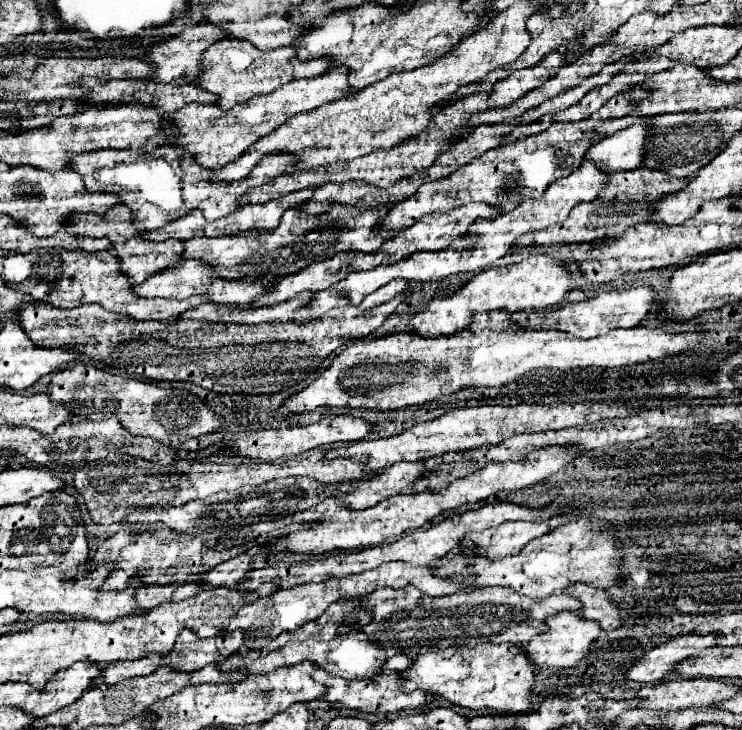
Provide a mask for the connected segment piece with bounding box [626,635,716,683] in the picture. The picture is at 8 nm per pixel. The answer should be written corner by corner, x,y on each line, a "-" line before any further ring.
682,635
682,637
674,637
654,649
650,649
636,665
632,665
626,671
626,677
630,681
640,681
640,683
654,683
654,681
662,681
668,671
672,671
672,667
680,661
686,659
688,655
694,655
700,649
706,647
714,647
716,645
716,637
714,635

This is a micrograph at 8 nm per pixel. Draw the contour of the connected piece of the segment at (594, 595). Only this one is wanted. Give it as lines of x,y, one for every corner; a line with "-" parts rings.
574,583
574,585
566,587
564,593
568,593
570,597
574,597
578,601
582,601
582,607
578,609
578,615
582,619
598,621
604,631
612,631
620,625
618,607
610,599
604,597
604,589

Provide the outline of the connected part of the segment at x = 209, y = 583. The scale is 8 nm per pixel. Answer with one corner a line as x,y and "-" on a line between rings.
238,555
234,559
228,559
228,561
216,565
208,573
202,573
200,583
204,587
228,587
228,589
234,589
236,581
240,581
246,575
246,571
250,569
250,563
252,563
250,555

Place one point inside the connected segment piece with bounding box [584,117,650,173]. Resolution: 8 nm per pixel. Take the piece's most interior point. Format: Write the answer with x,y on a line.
621,153

